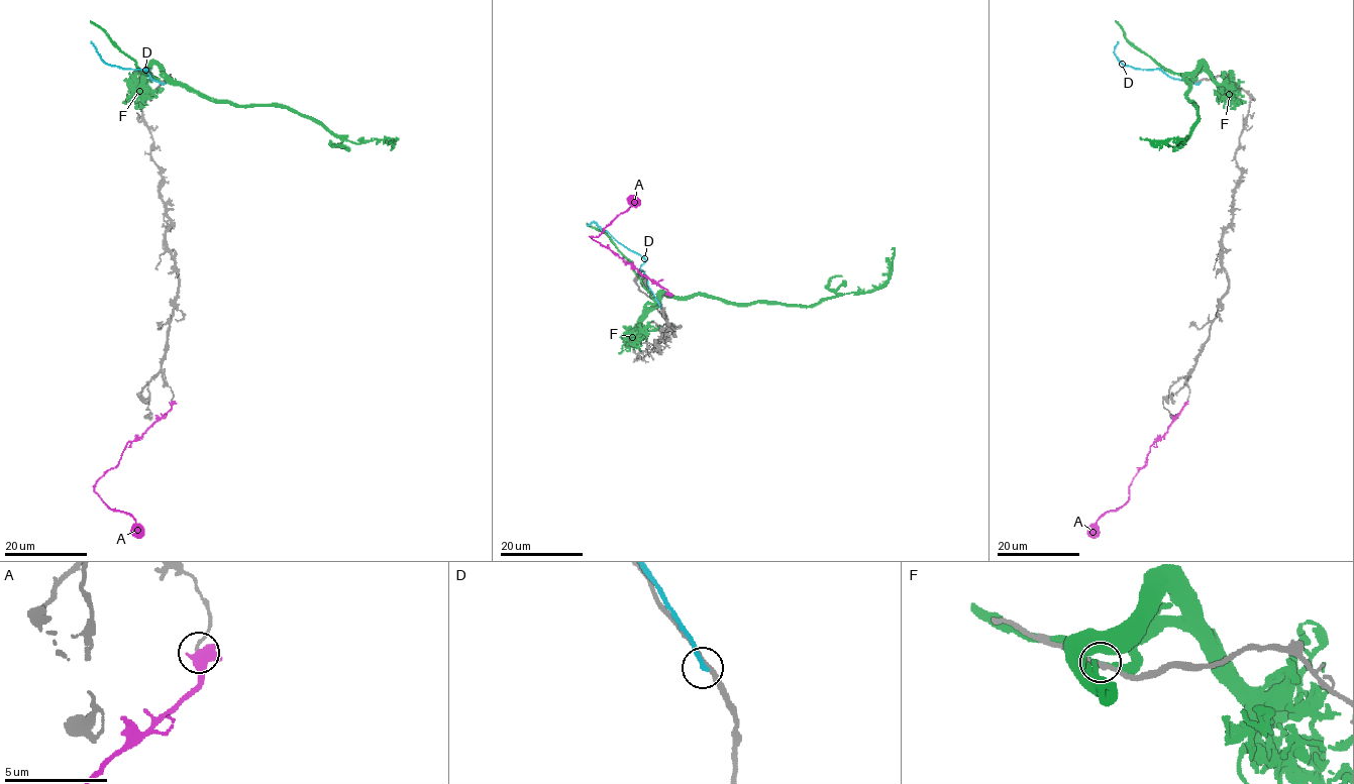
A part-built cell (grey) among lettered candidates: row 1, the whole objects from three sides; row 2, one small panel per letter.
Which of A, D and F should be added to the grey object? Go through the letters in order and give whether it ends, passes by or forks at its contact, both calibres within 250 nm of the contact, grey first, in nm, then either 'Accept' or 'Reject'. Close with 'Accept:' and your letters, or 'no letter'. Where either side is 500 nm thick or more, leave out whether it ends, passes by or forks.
A: Thickness 120 nm (grey) against 700 nm. Reject
D: It ends there. Thickness 280 nm (grey) against 240 nm. Reject
F: It passes by. Thickness 240 nm (grey) against 360 nm. Reject
Accept: no letter

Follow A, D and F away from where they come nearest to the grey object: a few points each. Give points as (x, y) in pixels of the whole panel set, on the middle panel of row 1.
A: (667, 295), (664, 289), (591, 237), (597, 237), (636, 200)
D: (660, 308), (640, 268), (645, 260), (594, 222), (587, 226)
F: (652, 297), (648, 311), (662, 294), (813, 306), (831, 297), (877, 290), (892, 270), (892, 247)

